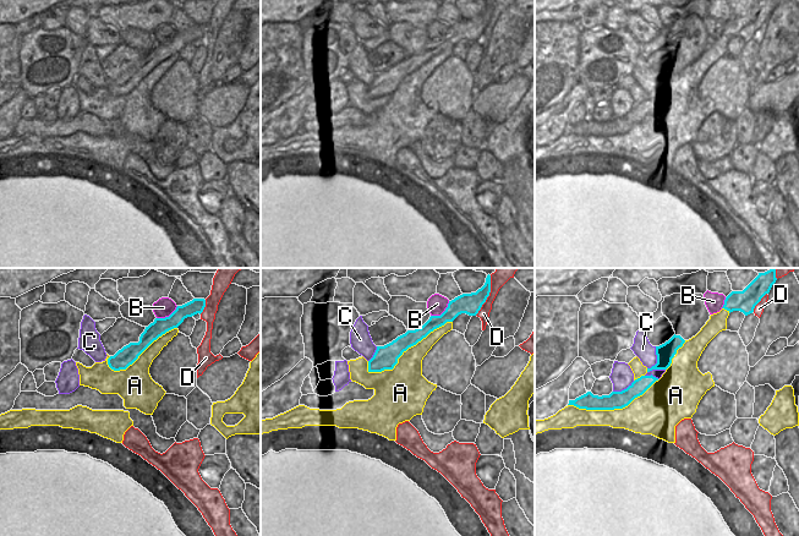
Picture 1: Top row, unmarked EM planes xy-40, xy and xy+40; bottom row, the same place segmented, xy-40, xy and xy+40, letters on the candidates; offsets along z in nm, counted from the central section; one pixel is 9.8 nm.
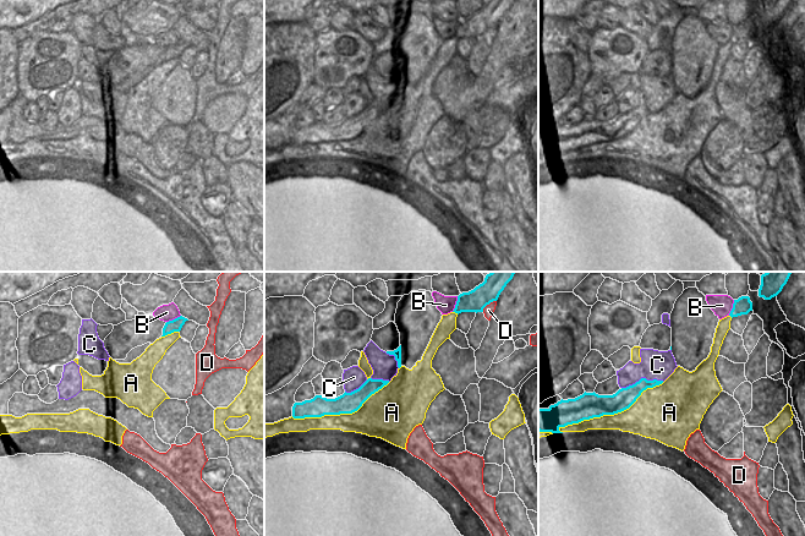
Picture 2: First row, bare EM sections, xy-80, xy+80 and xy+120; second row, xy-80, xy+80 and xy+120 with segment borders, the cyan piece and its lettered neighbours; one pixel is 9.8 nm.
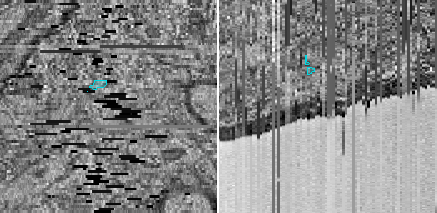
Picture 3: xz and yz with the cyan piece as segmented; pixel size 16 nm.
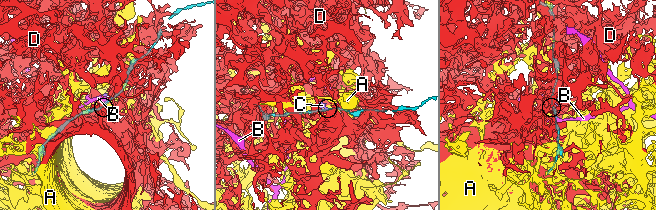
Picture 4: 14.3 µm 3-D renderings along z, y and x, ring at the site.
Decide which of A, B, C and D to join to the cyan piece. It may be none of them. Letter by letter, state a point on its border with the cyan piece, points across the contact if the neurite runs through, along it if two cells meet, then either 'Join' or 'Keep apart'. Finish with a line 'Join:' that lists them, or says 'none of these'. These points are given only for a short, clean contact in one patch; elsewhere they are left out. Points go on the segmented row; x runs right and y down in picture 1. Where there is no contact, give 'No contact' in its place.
A: Touches cyan at xy (406, 349). Keep apart
B: Touches cyan at xy (443, 312). Boundary: xy (449, 301), (448, 306), (439, 315), (431, 316). Keep apart
C: Touches cyan at xy+40 (657, 360). Keep apart
D: Touches cyan at xy (488, 295). Keep apart
Join: none of these

